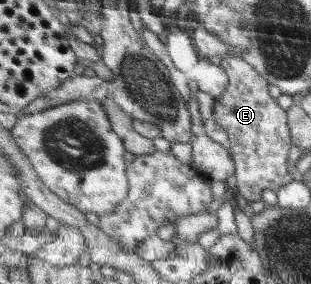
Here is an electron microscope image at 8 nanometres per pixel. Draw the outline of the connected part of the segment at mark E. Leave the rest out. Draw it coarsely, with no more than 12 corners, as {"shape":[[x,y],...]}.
{"shape":[[247,60],[231,85],[216,122],[229,133],[247,203],[294,181],[288,110]]}

